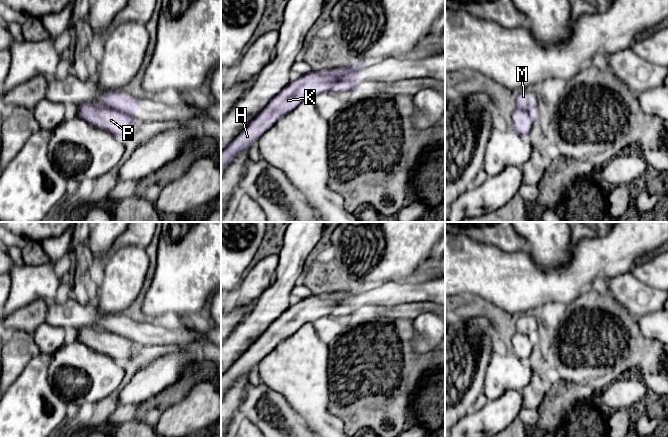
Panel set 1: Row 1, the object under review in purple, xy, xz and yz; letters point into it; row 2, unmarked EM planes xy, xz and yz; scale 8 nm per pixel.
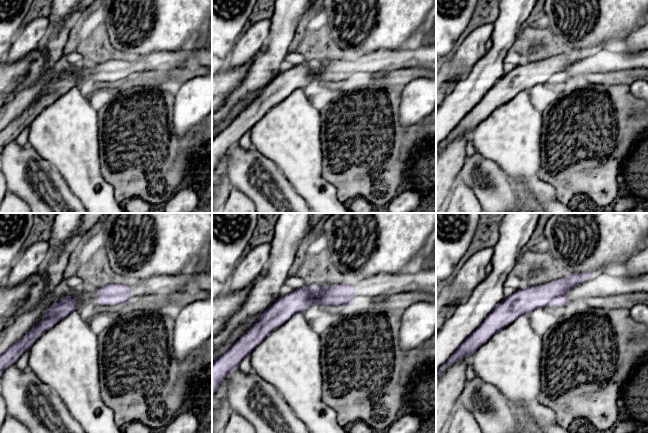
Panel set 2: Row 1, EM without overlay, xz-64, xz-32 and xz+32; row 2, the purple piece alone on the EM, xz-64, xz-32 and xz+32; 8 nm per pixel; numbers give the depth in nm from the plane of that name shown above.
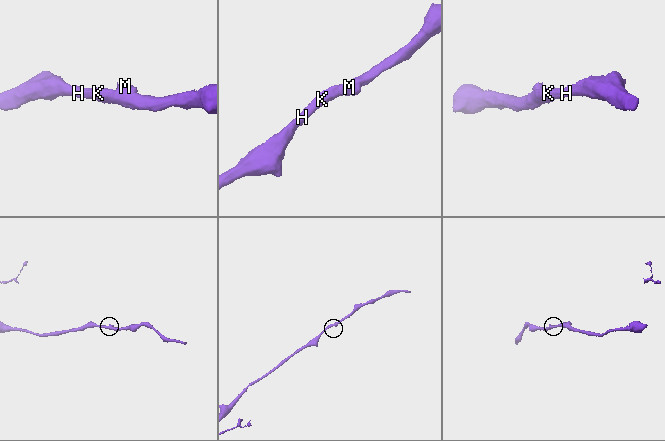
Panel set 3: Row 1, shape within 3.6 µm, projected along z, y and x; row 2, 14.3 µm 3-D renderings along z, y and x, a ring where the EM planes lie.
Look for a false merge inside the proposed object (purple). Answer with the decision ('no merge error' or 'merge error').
merge error

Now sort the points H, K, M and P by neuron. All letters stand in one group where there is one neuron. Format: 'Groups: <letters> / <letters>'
Groups: H K P / M

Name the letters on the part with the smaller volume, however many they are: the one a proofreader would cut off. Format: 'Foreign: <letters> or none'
Foreign: M

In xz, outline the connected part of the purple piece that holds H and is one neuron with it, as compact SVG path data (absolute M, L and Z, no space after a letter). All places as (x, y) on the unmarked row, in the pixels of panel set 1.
M358 285L357 289L353 292L338 291L324 295L312 295L301 299L300 302L290 305L277 319L275 319L266 331L252 343L248 349L240 356L236 362L230 366L221 375L221 399L230 386L241 376L249 374L249 372L257 366L257 364L268 355L282 340L293 335L303 324L314 323L322 316L331 315L333 309L337 304L342 302L351 293L356 293L364 290L369 286Z

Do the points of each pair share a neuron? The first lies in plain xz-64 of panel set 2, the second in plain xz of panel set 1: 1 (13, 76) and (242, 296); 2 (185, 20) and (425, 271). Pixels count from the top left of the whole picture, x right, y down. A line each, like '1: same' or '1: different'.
1: different
2: different

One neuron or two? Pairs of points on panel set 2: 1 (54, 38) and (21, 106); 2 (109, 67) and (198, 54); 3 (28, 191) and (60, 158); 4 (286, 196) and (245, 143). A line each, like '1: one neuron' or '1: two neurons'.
1: two neurons
2: one neuron
3: two neurons
4: two neurons

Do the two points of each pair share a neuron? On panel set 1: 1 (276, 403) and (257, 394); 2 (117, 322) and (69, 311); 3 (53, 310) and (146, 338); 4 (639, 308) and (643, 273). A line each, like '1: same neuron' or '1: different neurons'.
1: same neuron
2: same neuron
3: same neuron
4: different neurons

